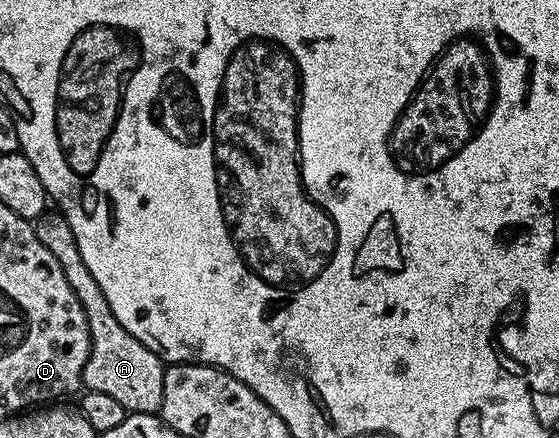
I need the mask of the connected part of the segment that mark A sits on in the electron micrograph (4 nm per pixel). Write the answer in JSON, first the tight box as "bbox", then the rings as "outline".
{"bbox":[33,208,163,415],"outline":[[[51,208],[40,218],[34,219],[33,225],[37,240],[41,240],[41,244],[53,252],[57,264],[61,264],[61,272],[65,272],[65,280],[69,280],[69,288],[77,292],[77,300],[81,300],[81,308],[85,308],[91,351],[83,369],[83,386],[87,390],[113,396],[128,412],[158,415],[163,409],[163,359],[145,348],[141,340],[129,336],[125,328],[121,328],[121,320],[113,316],[113,308],[109,308],[109,300],[105,300],[101,284],[93,280],[93,272],[89,272],[89,267],[85,265],[81,248],[77,248],[77,236],[73,236],[73,228],[69,228],[69,220],[65,220],[58,209]]]}

